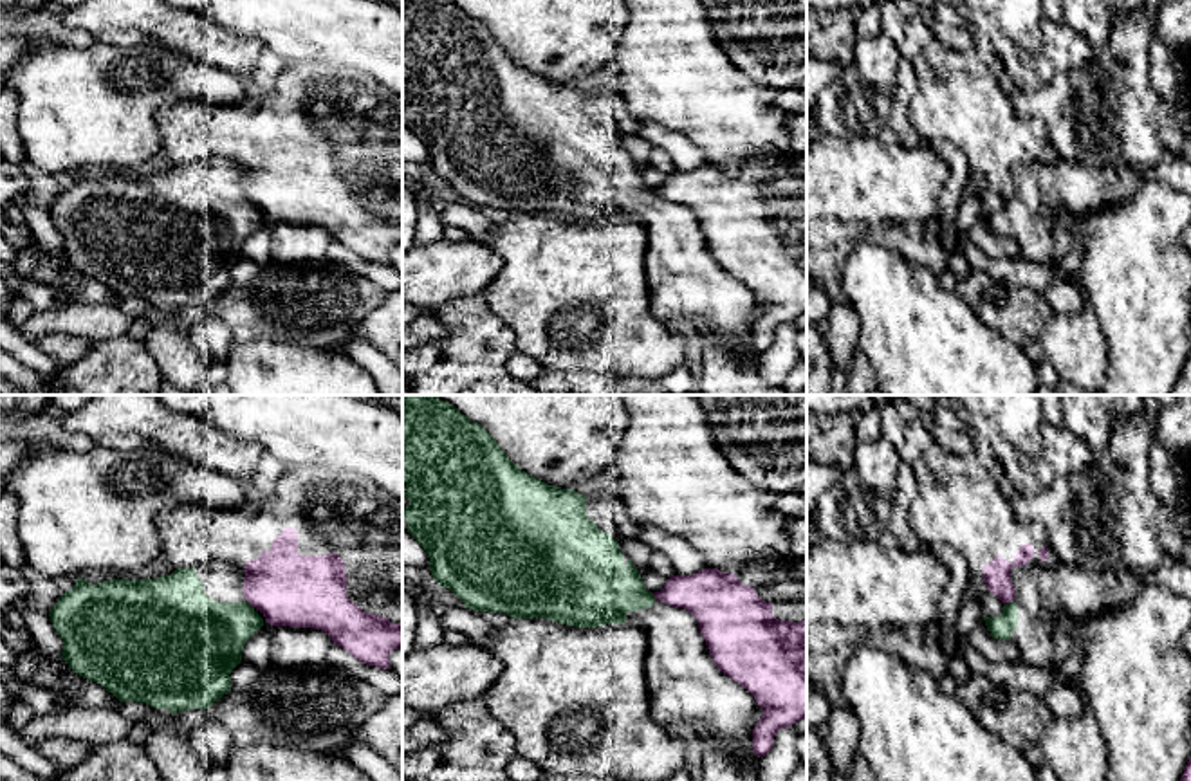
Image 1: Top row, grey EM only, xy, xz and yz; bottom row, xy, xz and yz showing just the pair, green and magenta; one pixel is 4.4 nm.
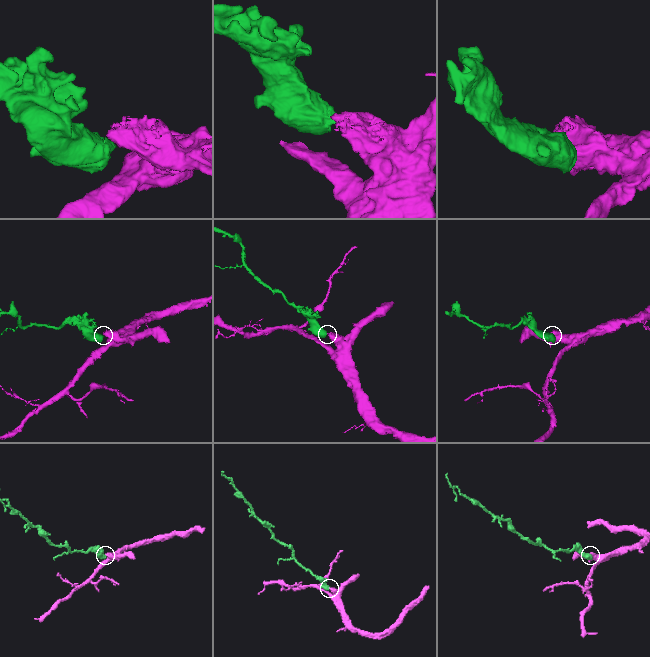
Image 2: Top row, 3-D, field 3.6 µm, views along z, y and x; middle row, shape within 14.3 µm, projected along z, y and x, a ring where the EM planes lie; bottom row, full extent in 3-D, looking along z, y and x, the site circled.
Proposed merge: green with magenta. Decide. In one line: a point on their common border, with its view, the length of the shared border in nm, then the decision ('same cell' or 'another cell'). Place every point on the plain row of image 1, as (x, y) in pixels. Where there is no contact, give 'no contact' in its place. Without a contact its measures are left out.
meets green in xy at (249, 201); contact 60 nm long; another cell

